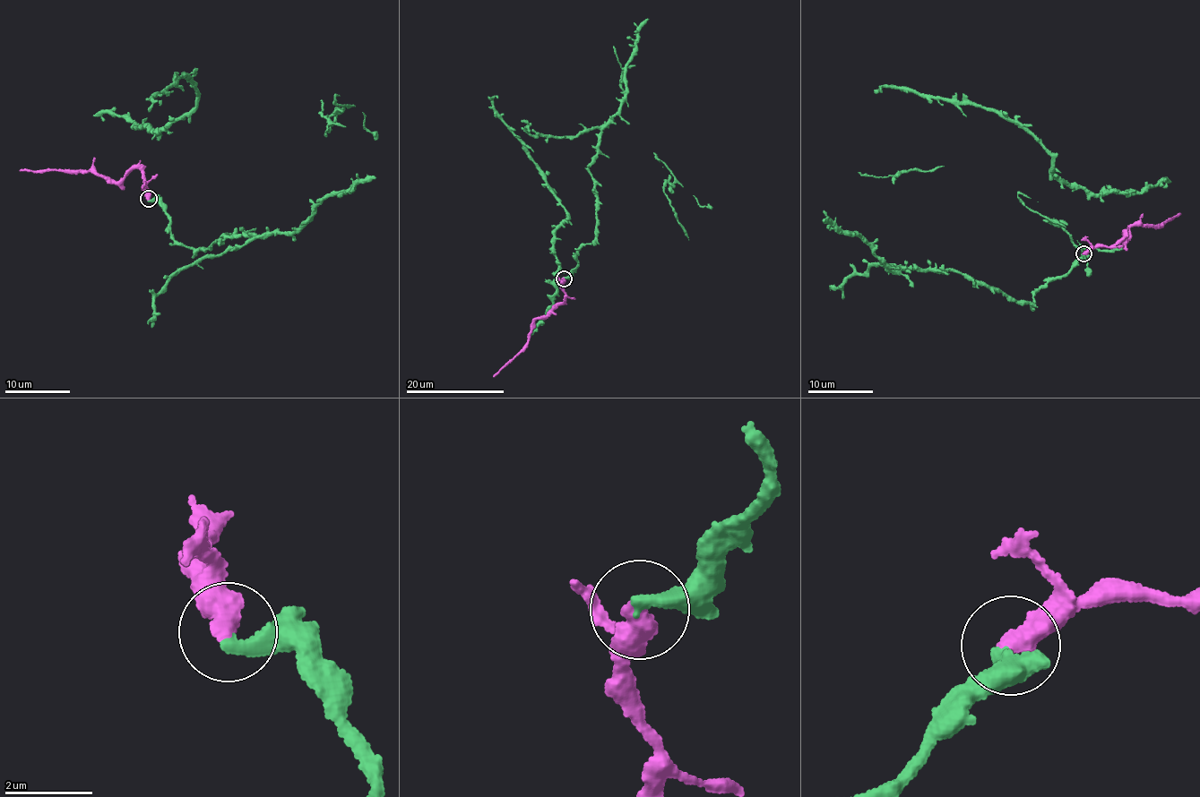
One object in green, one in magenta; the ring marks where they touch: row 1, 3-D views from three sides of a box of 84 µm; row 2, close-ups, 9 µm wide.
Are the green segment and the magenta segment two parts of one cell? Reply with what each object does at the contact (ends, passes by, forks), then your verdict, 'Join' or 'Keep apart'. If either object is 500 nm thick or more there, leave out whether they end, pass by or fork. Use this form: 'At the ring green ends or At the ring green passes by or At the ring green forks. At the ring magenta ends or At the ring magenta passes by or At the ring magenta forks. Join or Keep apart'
Join

